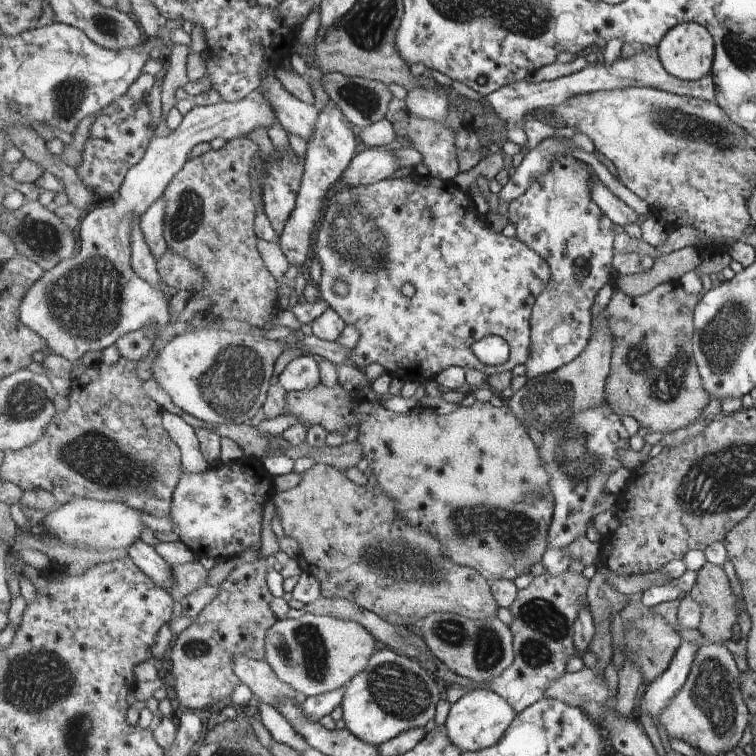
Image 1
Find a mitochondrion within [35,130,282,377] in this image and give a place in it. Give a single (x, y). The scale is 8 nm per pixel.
(88, 301)

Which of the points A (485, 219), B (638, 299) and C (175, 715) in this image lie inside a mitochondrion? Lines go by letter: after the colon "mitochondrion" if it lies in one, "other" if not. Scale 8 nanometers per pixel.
A: other
B: other
C: other

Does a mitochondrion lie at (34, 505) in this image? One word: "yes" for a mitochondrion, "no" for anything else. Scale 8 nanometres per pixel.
no

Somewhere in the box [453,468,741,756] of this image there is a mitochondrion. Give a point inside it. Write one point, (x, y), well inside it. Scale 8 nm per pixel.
(712, 697)

